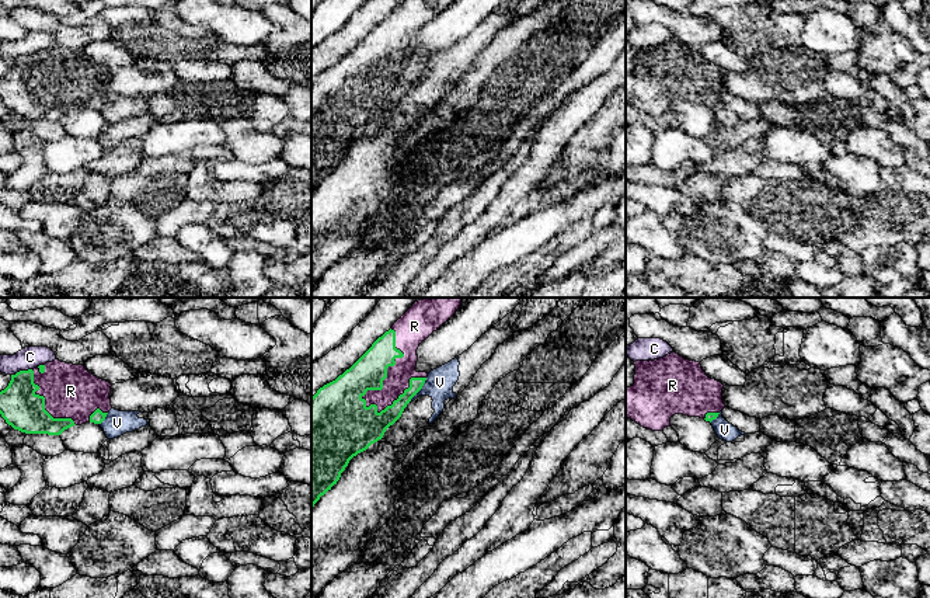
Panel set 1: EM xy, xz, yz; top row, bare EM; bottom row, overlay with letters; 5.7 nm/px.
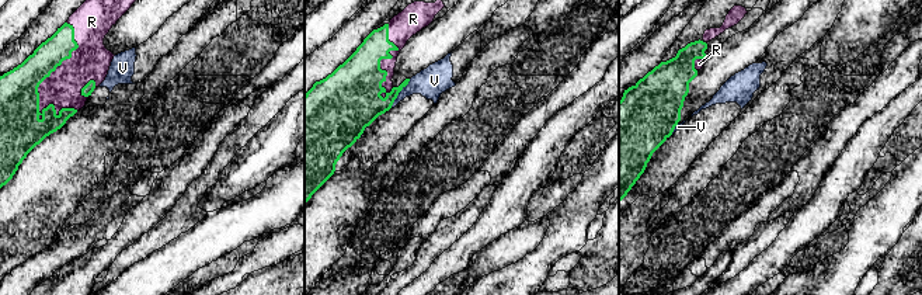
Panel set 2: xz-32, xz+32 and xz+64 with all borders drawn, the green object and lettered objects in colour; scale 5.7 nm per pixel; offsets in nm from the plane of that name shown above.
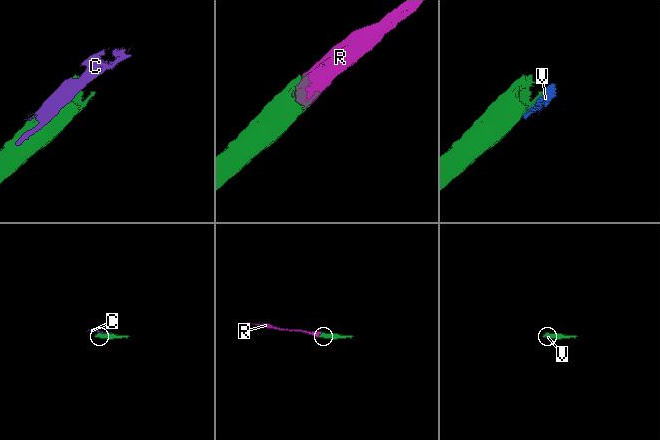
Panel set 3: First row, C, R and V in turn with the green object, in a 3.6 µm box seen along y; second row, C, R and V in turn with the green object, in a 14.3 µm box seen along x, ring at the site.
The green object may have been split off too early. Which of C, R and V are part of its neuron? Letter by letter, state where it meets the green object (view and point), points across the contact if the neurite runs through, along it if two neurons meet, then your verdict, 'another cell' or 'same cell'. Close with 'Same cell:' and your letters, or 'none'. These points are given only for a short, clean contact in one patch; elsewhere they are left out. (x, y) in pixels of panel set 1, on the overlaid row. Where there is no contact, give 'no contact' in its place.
C: contact xy (21, 371); another cell
R: contact xz (386, 376); same cell
V: contact xz (420, 389); another cell
Same cell: R

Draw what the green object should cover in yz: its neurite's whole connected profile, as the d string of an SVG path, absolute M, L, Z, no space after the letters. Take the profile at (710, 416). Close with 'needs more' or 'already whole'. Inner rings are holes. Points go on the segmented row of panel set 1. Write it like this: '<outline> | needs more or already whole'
M673 351L634 365L634 385L626 389L626 417L647 430L662 431L675 414L711 423L725 407L724 385L708 378L700 362Z | needs more

